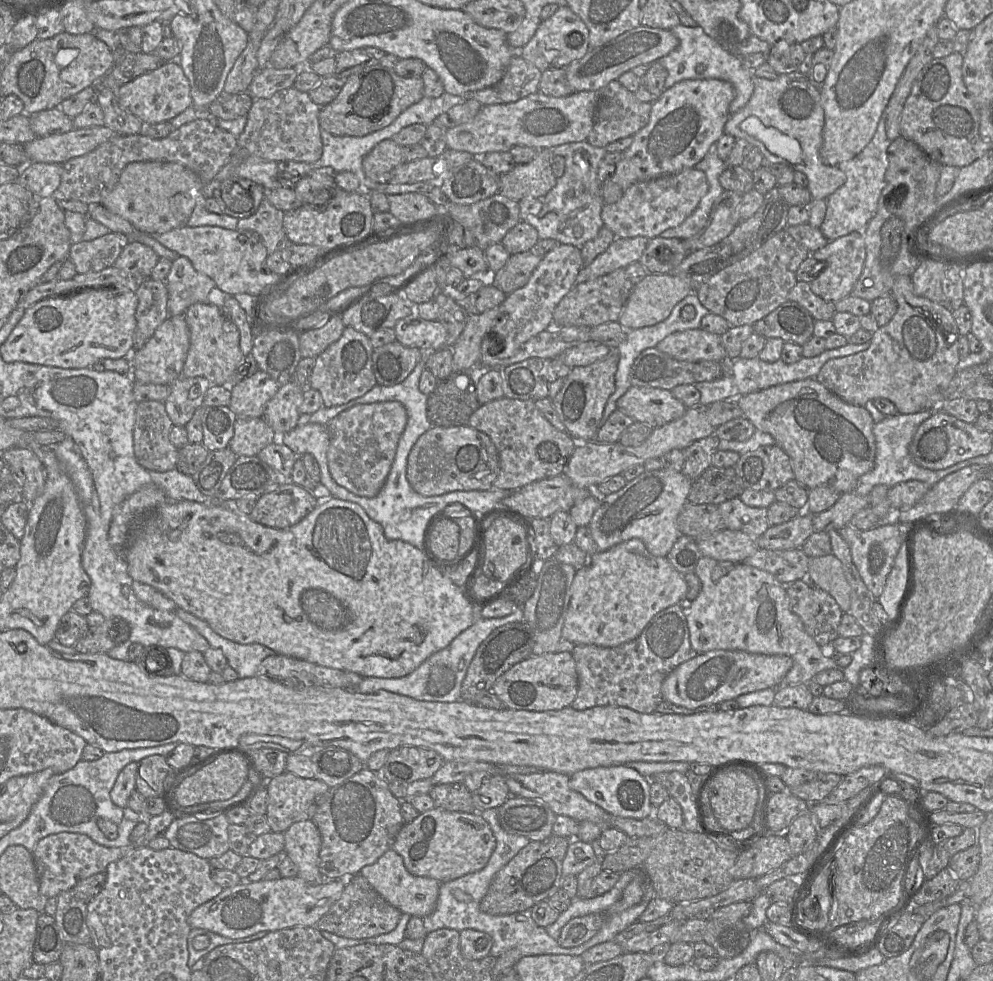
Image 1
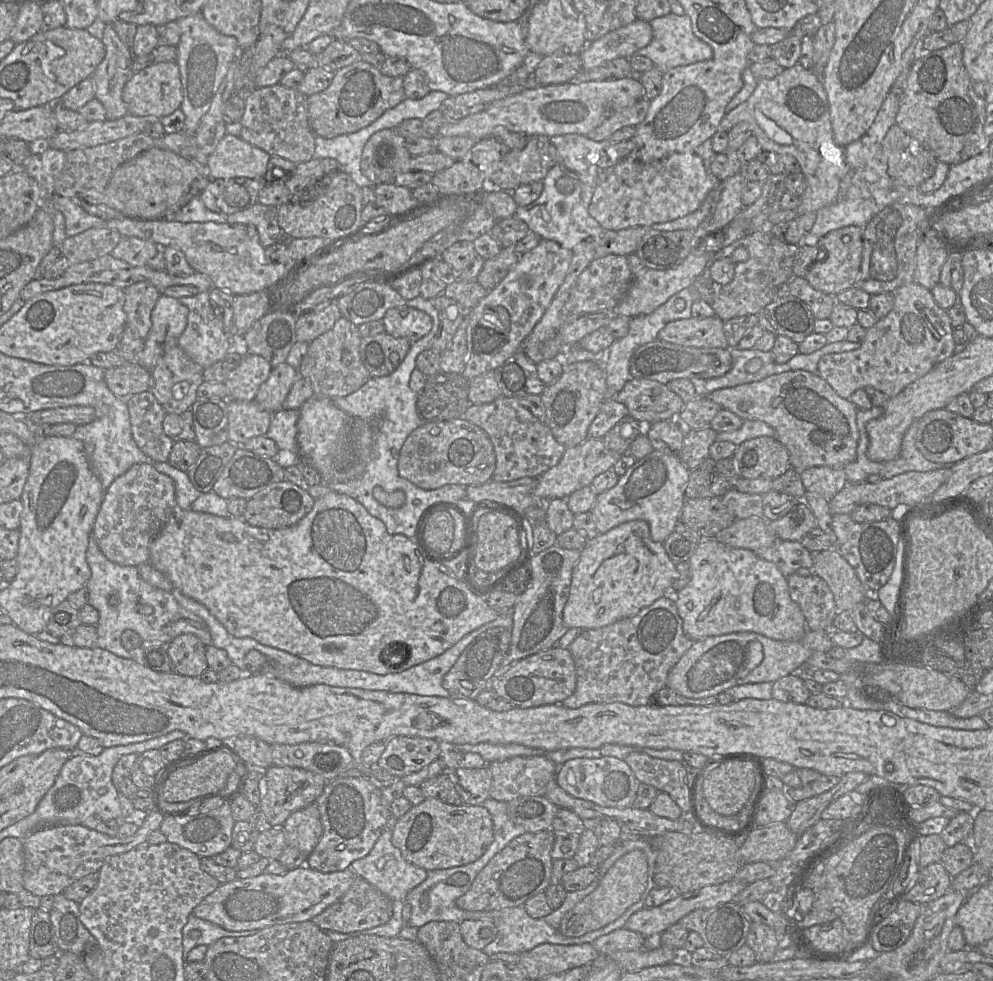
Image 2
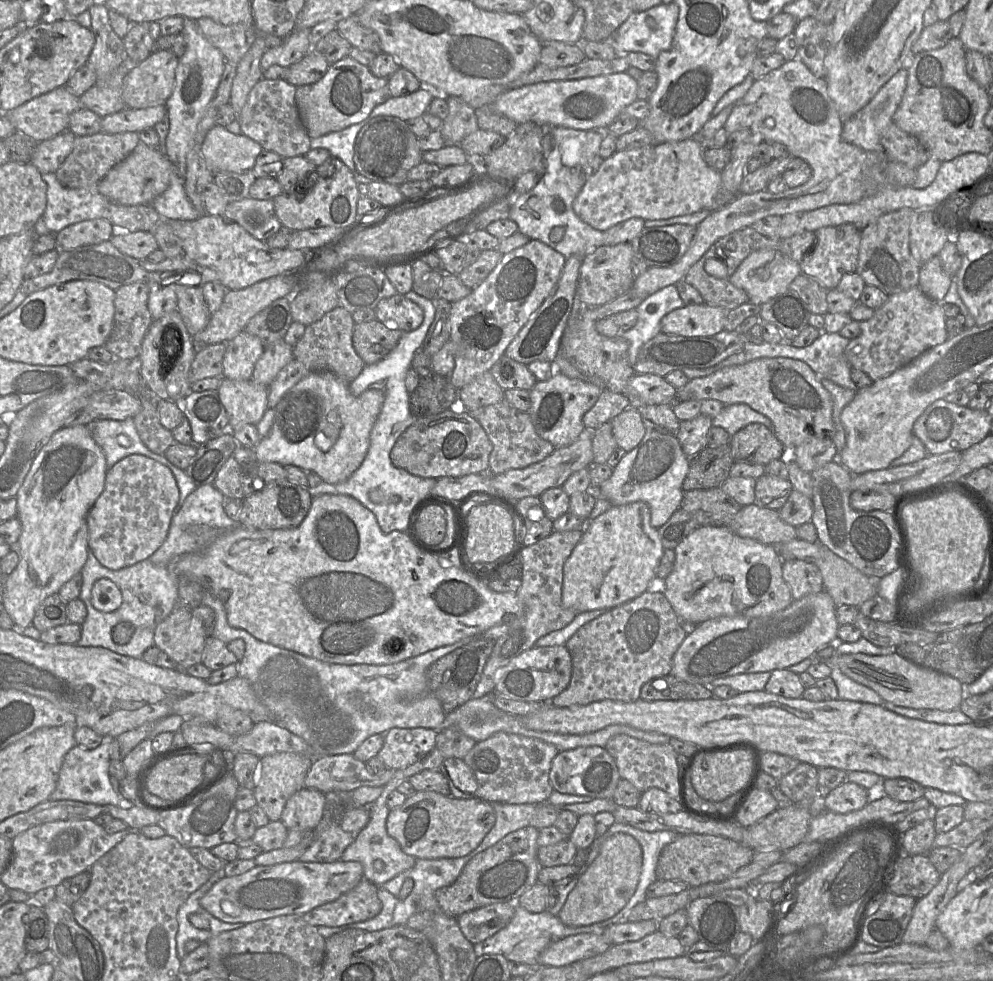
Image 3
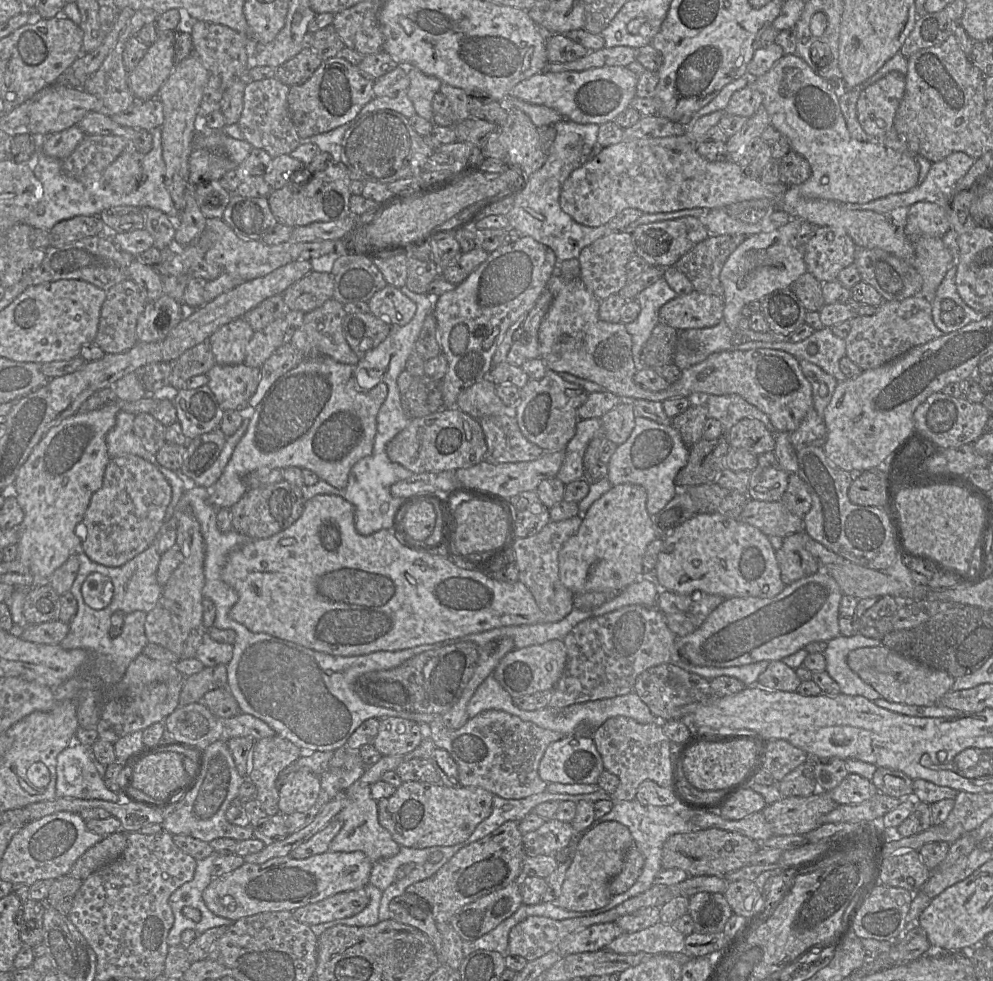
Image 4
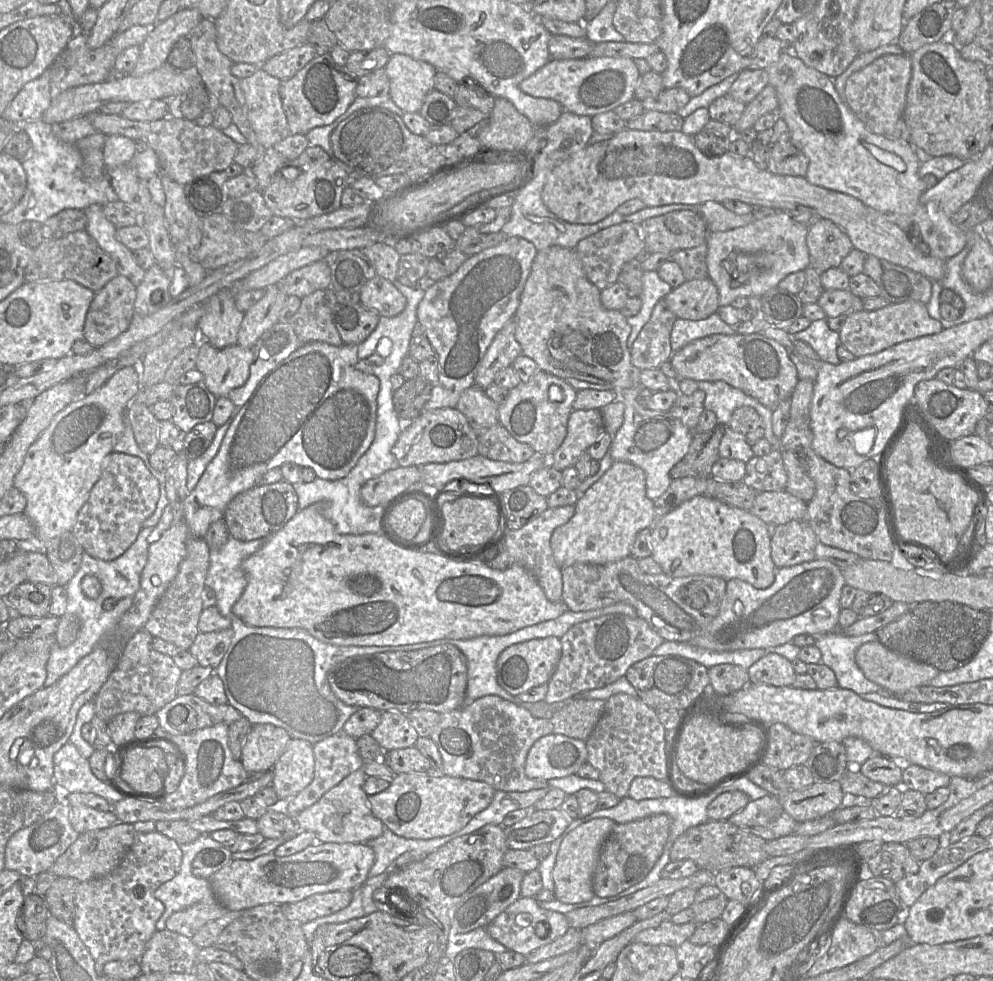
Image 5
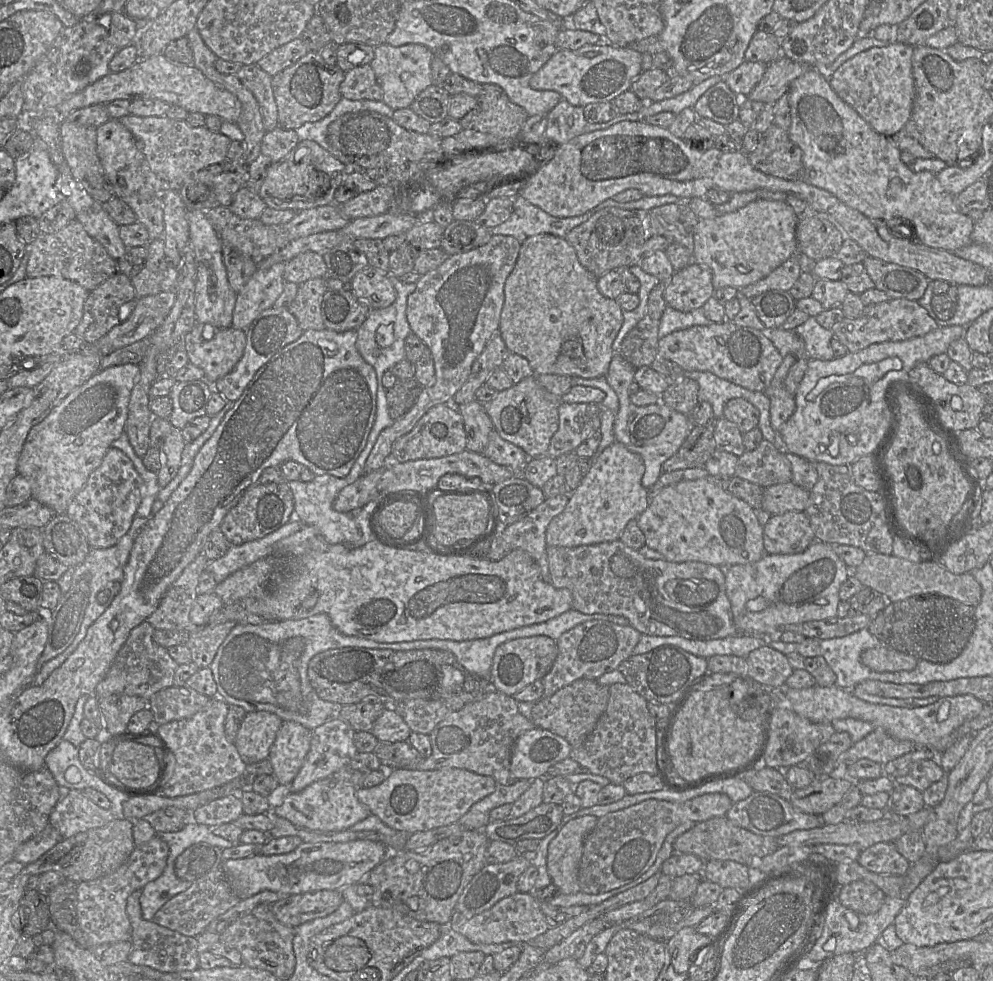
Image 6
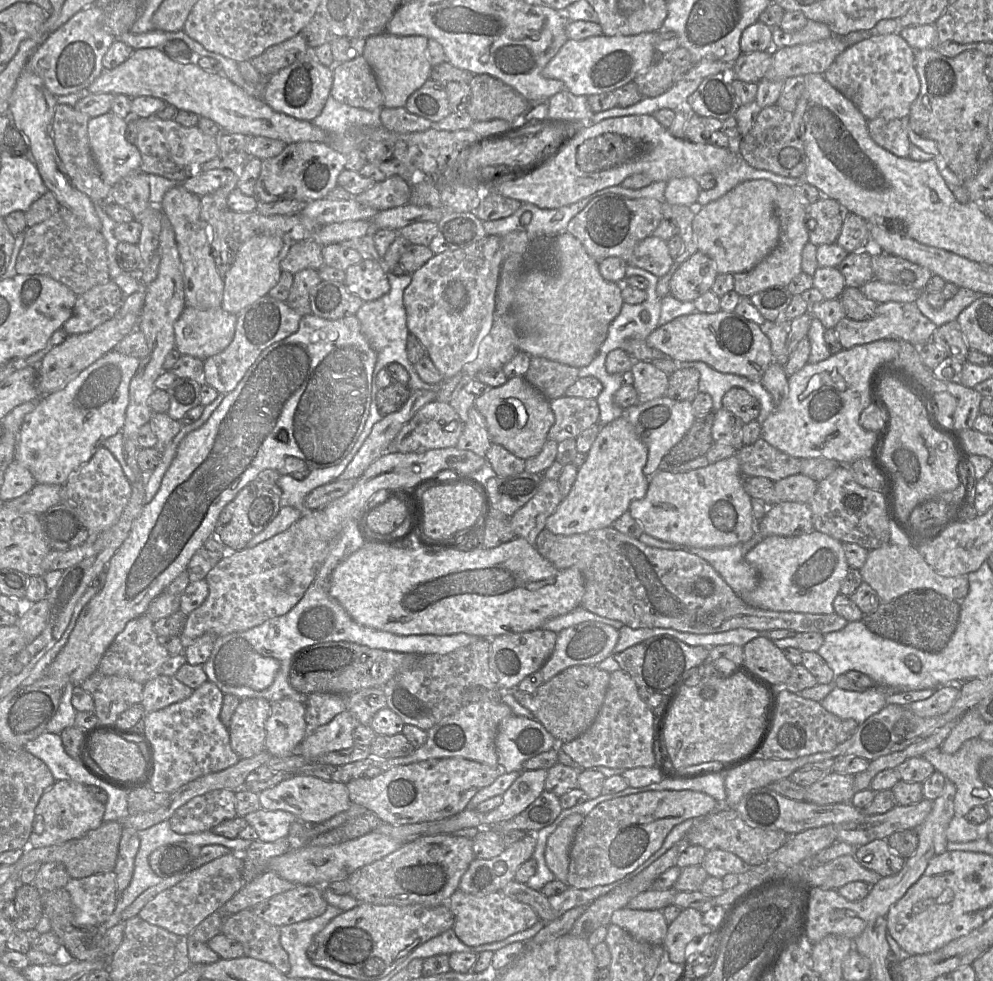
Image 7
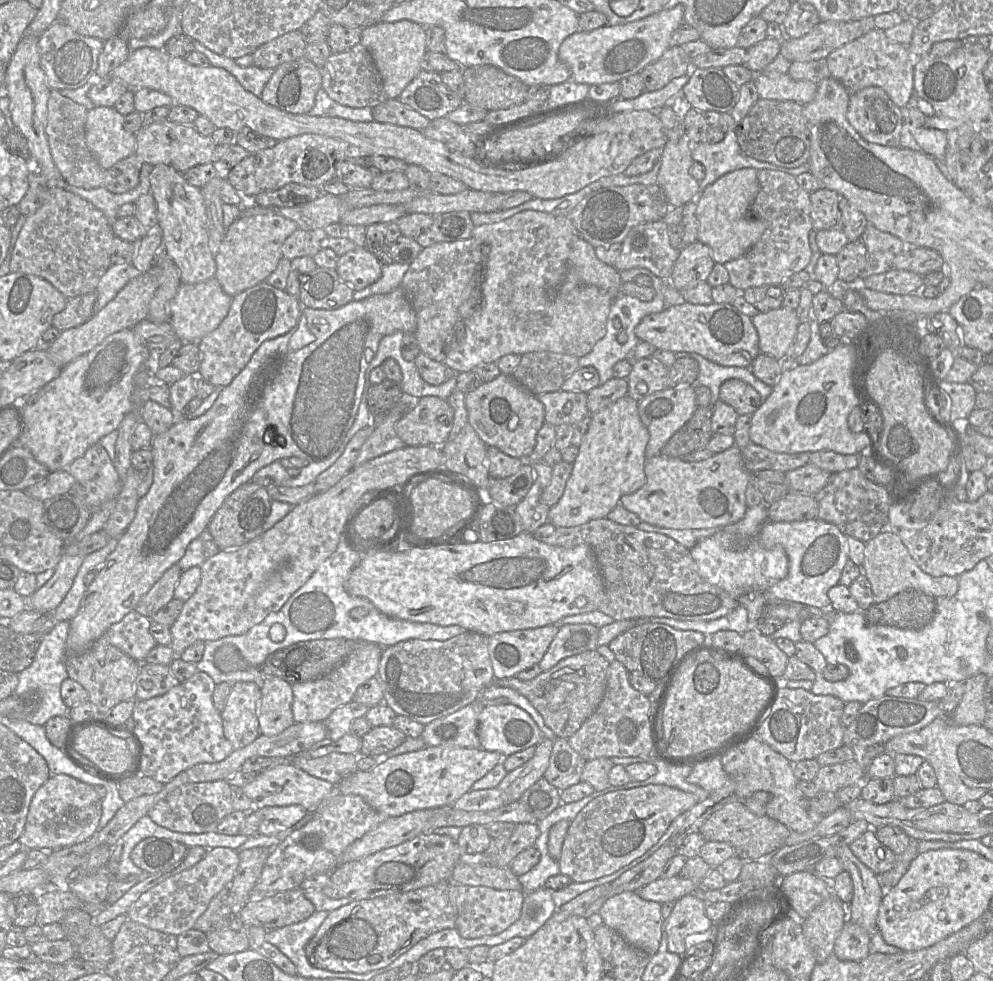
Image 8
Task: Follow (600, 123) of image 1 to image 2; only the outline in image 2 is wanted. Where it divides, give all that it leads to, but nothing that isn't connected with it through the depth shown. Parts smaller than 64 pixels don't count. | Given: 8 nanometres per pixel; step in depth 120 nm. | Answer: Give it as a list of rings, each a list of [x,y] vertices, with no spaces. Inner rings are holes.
[[[641,99],[633,106],[611,115],[586,136],[593,141],[603,141],[625,126],[637,126],[645,119],[649,106],[650,101]]]

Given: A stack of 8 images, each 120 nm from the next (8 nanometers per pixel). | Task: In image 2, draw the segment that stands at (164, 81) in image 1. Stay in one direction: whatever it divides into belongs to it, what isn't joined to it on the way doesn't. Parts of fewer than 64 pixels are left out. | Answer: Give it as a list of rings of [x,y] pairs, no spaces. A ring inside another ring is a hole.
[[[176,61],[156,63],[133,73],[123,90],[123,101],[128,113],[135,116],[160,119],[180,108],[182,100],[182,82]]]

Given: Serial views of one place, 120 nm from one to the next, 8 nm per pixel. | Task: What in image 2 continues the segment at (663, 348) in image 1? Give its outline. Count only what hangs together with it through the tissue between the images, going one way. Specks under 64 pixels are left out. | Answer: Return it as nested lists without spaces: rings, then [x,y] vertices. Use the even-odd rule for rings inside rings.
[[[716,315],[701,319],[690,317],[667,323],[658,339],[684,346],[730,349],[723,326],[724,322]]]

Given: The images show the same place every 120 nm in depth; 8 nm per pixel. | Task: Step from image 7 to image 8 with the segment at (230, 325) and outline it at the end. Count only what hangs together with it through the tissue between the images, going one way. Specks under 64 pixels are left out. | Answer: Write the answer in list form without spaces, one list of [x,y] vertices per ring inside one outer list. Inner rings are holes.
[[[214,277],[197,284],[182,283],[170,301],[168,307],[168,323],[173,327],[182,343],[196,343],[208,333],[215,330],[227,316],[232,297],[221,287]]]

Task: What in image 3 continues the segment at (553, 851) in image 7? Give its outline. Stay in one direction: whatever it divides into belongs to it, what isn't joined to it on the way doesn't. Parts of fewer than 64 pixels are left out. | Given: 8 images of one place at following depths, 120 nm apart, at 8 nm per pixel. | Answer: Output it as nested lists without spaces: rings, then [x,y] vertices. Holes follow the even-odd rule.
[[[615,833],[600,846],[591,863],[578,875],[577,884],[569,893],[558,917],[567,926],[579,927],[602,922],[618,914],[636,891],[642,870],[642,849],[627,833]]]

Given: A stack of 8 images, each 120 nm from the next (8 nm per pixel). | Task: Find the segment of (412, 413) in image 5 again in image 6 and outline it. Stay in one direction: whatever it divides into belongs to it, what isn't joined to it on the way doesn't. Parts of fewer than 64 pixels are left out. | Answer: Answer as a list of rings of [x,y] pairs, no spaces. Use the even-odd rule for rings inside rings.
[[[415,379],[398,380],[387,390],[388,413],[393,420],[403,417],[416,403],[423,387]]]

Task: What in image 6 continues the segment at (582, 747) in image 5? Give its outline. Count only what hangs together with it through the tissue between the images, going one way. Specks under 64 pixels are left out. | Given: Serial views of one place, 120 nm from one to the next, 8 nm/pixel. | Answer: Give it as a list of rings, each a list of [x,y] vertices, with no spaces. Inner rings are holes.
[[[540,727],[521,734],[515,742],[510,764],[514,779],[546,776],[556,763],[569,757],[570,743],[563,737]]]

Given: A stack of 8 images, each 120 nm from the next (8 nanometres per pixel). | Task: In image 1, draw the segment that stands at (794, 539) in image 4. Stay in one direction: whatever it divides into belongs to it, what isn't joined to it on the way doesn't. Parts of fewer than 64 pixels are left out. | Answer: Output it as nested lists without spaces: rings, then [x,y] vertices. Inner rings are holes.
[[[800,579],[783,585],[792,612],[801,619],[806,632],[821,649],[839,637],[843,611],[829,593]]]

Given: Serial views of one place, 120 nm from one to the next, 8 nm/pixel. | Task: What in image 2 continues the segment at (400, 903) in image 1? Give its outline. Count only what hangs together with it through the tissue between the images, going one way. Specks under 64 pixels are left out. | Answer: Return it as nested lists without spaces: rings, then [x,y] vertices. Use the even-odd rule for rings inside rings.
[[[391,815],[385,830],[377,839],[370,853],[364,858],[352,862],[350,867],[357,876],[365,879],[392,901],[404,901],[408,893],[426,879],[427,871],[408,862],[400,850],[392,844],[392,831],[396,820]]]

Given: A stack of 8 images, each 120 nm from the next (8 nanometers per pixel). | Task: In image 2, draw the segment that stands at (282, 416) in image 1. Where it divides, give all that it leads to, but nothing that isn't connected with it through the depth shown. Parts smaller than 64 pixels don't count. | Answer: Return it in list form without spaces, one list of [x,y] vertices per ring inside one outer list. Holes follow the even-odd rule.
[[[287,362],[279,364],[272,368],[268,379],[261,384],[254,401],[270,413],[282,410],[283,403],[298,377],[298,370]]]

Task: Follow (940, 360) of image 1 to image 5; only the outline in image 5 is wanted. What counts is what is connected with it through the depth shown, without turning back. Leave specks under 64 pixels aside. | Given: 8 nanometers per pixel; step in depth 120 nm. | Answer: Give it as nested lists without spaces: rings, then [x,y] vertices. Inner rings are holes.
[[[905,301],[890,303],[874,311],[850,312],[839,331],[841,345],[858,358],[877,354],[904,341],[938,334],[943,330],[942,325],[930,317],[925,305],[917,301]]]

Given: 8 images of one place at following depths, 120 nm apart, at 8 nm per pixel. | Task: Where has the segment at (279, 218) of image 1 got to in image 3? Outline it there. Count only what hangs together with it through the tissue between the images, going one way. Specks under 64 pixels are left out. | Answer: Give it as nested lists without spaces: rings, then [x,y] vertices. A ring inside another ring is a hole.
[[[248,197],[239,201],[230,202],[227,204],[223,216],[239,224],[254,238],[263,242],[283,227],[275,214],[273,200],[258,200]]]

